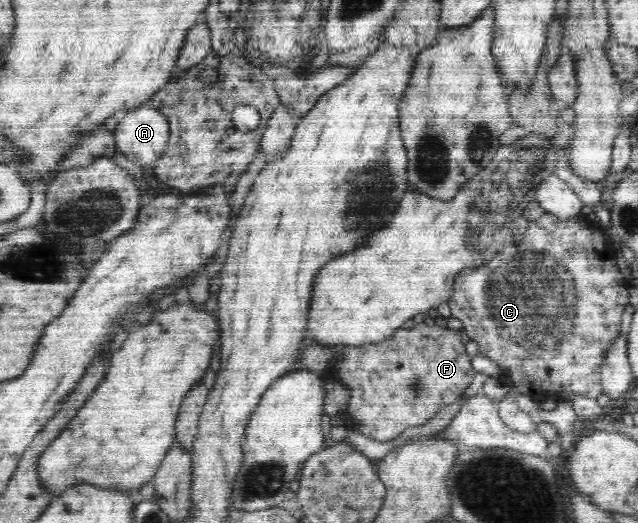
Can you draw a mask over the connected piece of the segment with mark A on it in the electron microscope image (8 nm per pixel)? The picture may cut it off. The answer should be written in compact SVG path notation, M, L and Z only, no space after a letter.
M138 108L128 112L114 130L117 150L149 171L164 154L169 138L168 118L155 108Z

